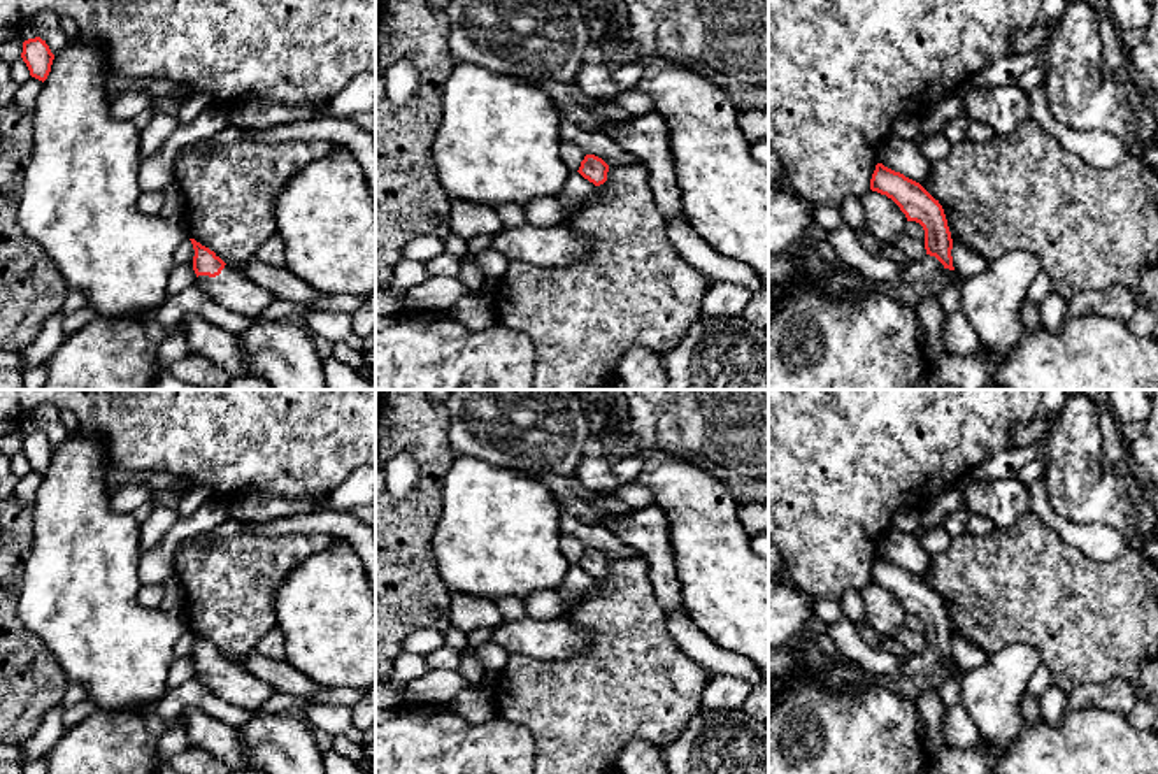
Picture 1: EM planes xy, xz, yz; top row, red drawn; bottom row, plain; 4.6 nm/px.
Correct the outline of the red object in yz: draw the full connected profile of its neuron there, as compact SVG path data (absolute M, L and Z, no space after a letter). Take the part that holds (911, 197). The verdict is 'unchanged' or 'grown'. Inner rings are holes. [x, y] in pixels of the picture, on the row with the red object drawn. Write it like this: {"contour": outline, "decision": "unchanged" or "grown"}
{"contour": "M883 163L876 165L870 190L891 198L907 221L916 221L925 230L926 254L902 267L895 283L872 283L837 263L823 276L807 276L793 253L768 256L768 319L779 309L783 297L793 284L814 283L828 297L853 302L870 291L883 291L902 305L916 311L925 298L939 298L951 286L944 270L953 267L953 239L942 205L919 183L895 172Z", "decision": "grown"}

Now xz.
{"contour": "M586 154L577 172L595 186L600 186L607 181L609 165L595 154Z", "decision": "unchanged"}

